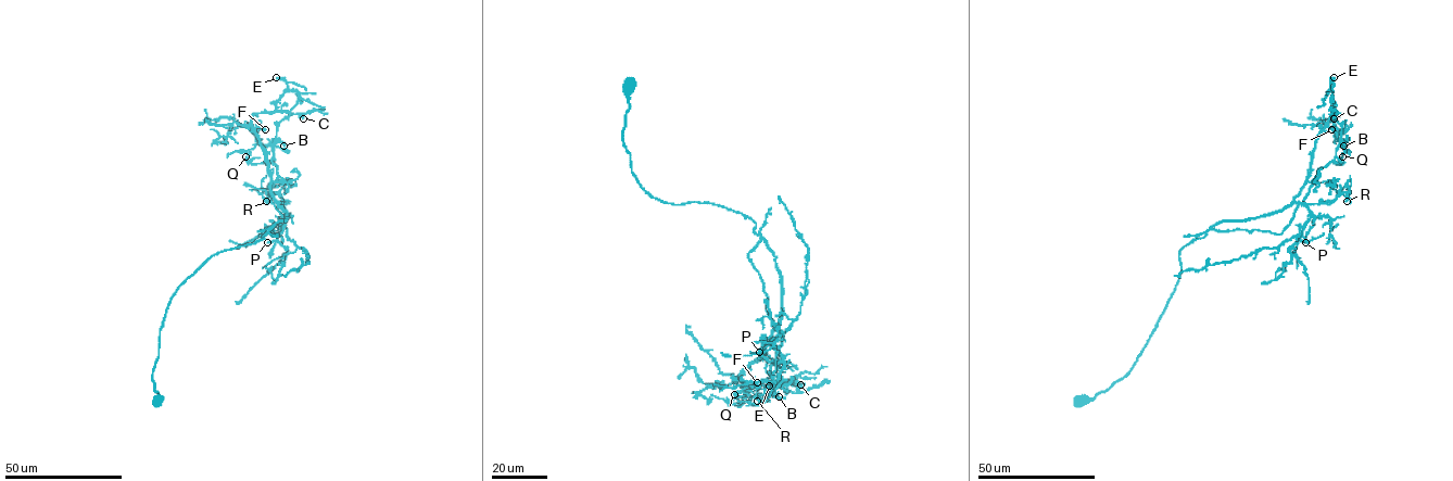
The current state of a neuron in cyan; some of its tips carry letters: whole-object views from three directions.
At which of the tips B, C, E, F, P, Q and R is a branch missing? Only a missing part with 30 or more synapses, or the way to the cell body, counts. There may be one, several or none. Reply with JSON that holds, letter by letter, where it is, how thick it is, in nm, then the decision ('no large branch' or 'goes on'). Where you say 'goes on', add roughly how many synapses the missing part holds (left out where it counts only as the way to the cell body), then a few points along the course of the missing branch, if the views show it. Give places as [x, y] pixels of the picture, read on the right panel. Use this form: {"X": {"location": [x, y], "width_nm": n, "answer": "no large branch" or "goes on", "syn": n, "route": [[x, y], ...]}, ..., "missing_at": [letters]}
{"B": {"location": [1343, 146], "width_nm": 200, "answer": "no large branch"}, "C": {"location": [1334, 118], "width_nm": 220, "answer": "no large branch"}, "E": {"location": [1334, 77], "width_nm": 220, "answer": "no large branch"}, "F": {"location": [1331, 129], "width_nm": 420, "answer": "no large branch"}, "P": {"location": [1305, 242], "width_nm": 380, "answer": "goes on", "syn": 80, "route": [[1305, 242], [1328, 261], [1329, 281], [1319, 294], [1317, 288]]}, "Q": {"location": [1342, 156], "width_nm": 280, "answer": "no large branch"}, "R": {"location": [1347, 201], "width_nm": 260, "answer": "no large branch"}, "missing_at": ["P"]}

